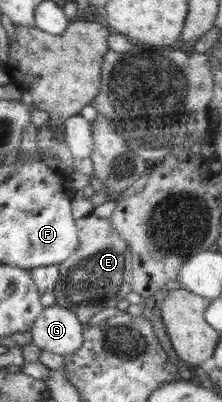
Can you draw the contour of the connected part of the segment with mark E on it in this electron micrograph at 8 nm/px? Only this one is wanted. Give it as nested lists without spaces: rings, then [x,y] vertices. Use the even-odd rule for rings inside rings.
[[[89,214],[76,220],[79,247],[58,264],[59,275],[53,293],[56,304],[73,311],[86,325],[91,317],[105,307],[114,307],[131,291],[132,253],[127,242],[116,232],[109,218]]]

